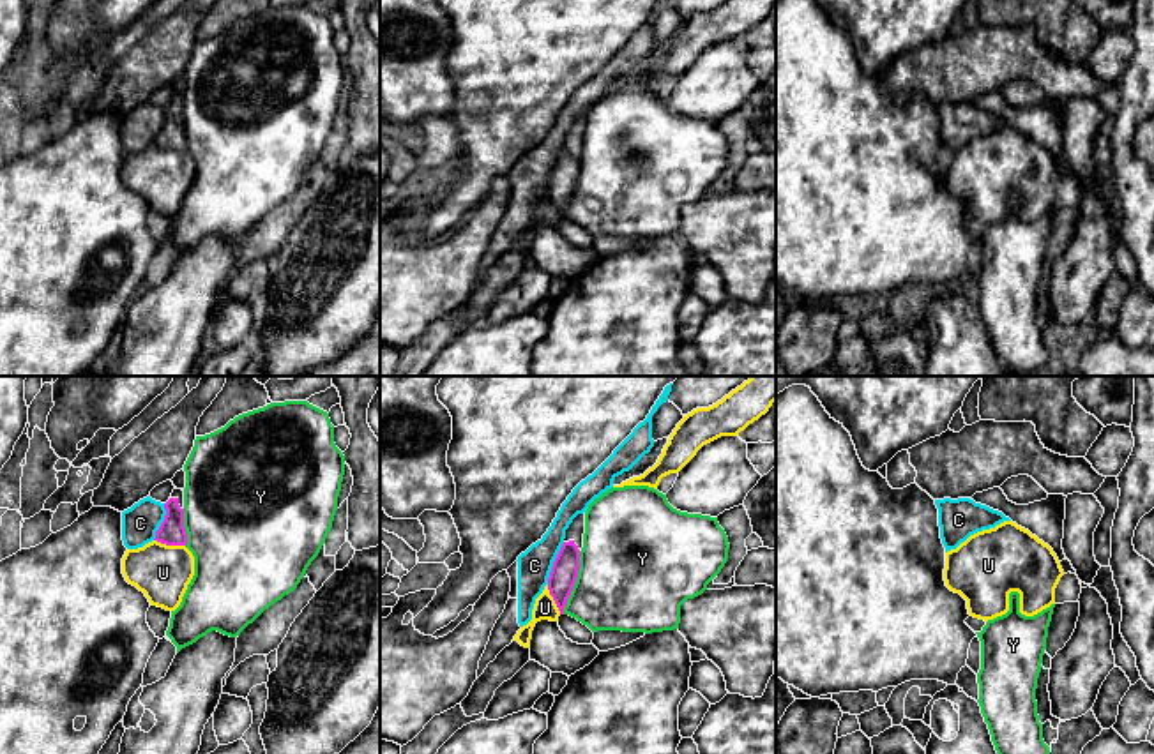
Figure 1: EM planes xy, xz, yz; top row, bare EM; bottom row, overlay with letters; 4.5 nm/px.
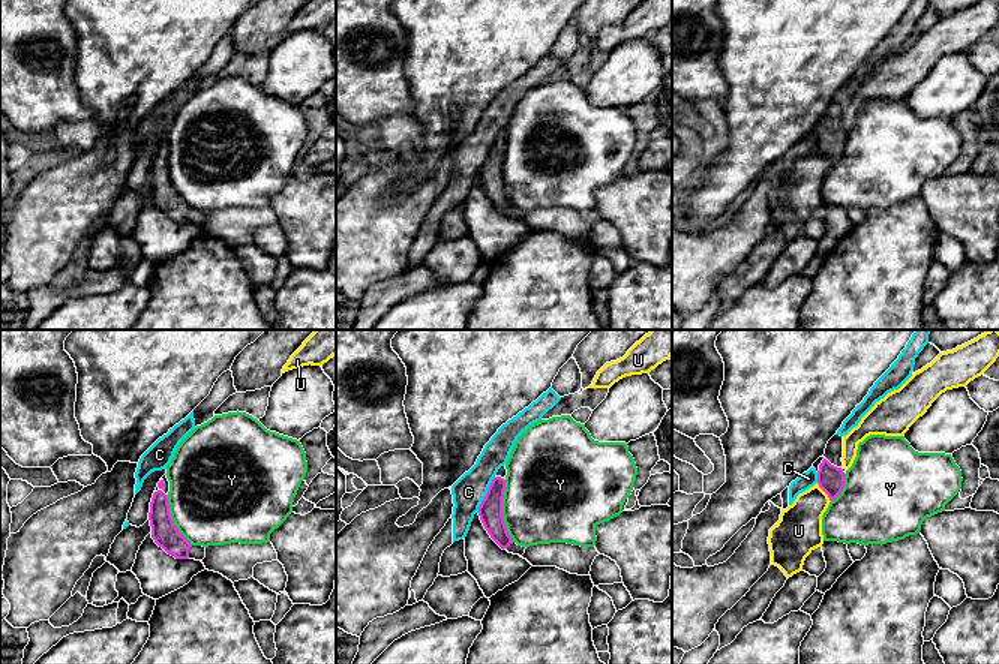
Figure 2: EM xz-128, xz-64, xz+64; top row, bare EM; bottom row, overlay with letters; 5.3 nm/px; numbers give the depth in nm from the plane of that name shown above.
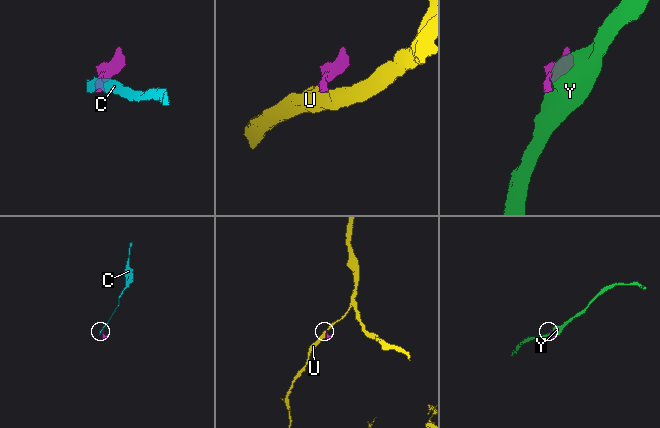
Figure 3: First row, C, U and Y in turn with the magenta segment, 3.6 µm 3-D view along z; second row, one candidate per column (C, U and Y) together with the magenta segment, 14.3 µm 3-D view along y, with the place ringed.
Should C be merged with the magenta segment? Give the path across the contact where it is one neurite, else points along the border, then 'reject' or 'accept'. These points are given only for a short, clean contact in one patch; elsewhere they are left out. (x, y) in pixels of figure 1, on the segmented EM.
border xz (564, 542), (546, 583); reject

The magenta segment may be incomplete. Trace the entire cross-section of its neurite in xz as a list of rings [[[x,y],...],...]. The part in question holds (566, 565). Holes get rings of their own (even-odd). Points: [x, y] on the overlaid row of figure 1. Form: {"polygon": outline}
{"polygon": [[[585,512],[578,514],[566,530],[564,544],[553,562],[548,577],[548,590],[560,615],[564,615],[564,607],[578,577],[583,533],[585,533]]]}

